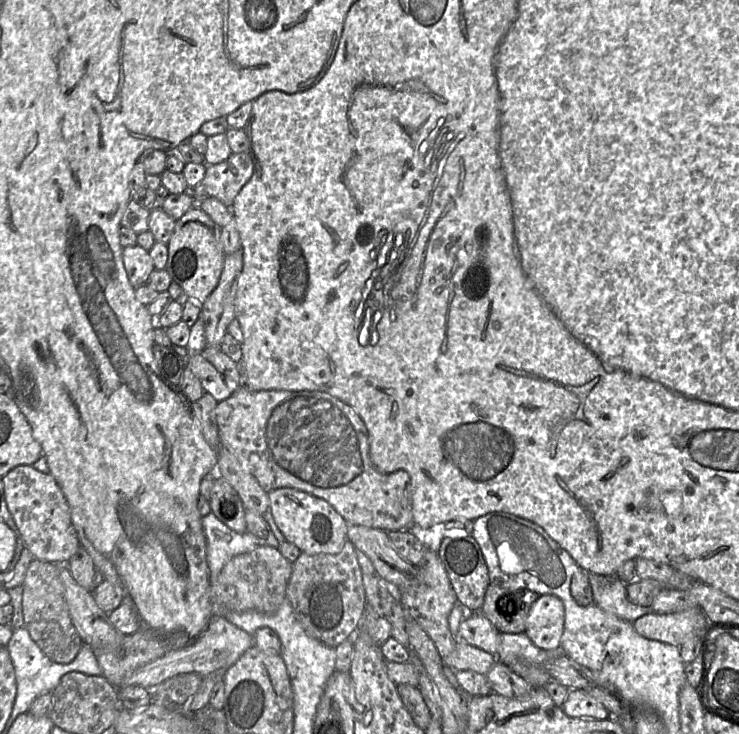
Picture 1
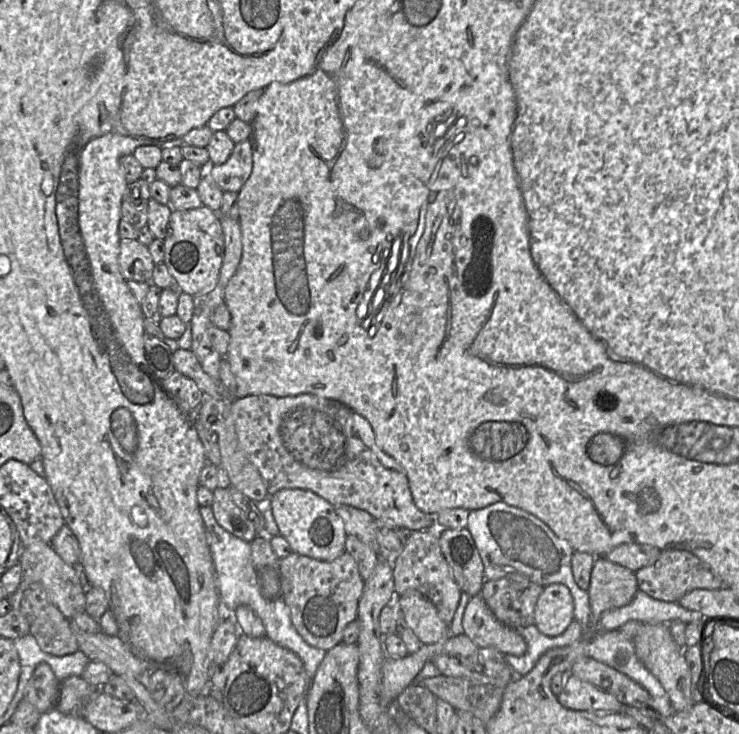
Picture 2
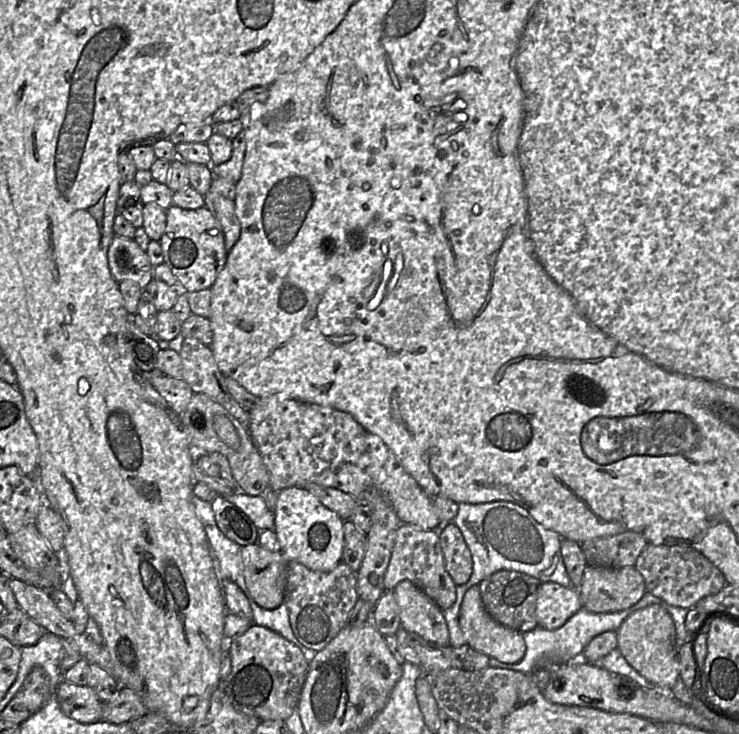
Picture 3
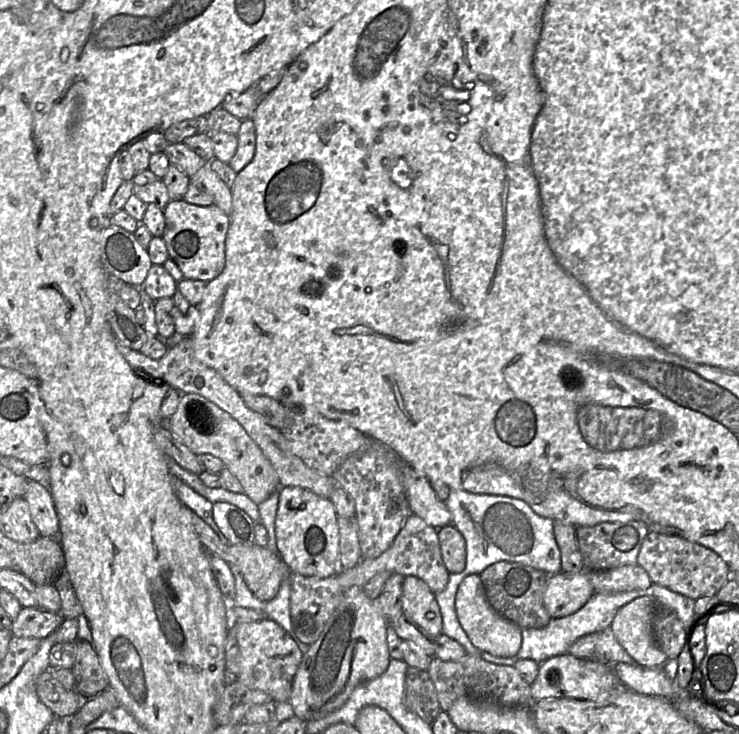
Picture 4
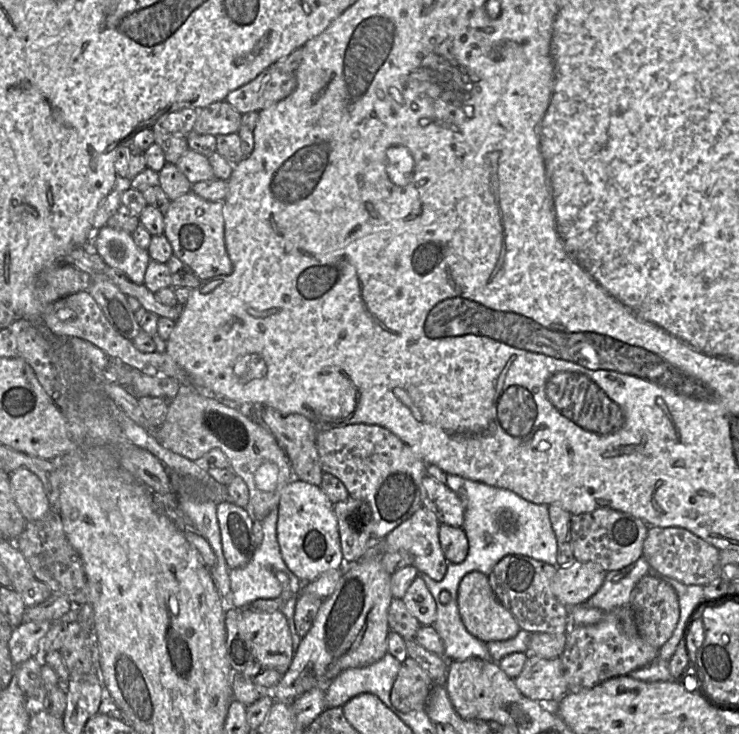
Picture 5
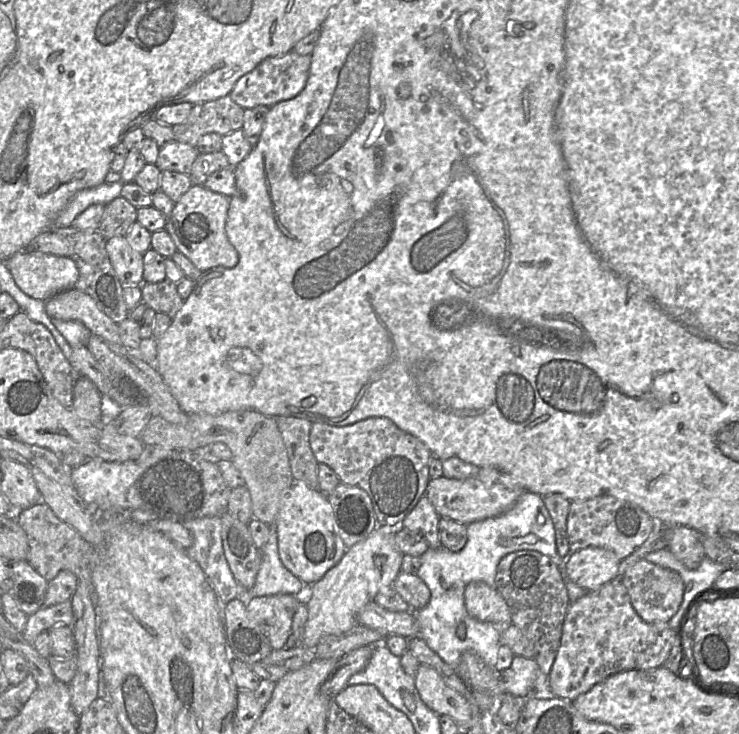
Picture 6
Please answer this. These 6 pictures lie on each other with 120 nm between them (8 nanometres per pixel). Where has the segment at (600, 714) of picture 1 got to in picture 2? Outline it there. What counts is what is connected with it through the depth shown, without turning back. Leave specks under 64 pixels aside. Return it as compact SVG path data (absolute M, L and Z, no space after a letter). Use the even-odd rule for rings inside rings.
M570 673L567 674L565 686L557 699L563 707L575 711L618 713L626 706L615 696Z

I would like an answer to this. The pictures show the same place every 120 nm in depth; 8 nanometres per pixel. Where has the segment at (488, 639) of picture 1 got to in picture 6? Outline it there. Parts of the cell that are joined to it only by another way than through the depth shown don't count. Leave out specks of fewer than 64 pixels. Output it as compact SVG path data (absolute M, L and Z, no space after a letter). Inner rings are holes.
M469 582L464 588L463 598L470 617L497 626L511 623L511 612L505 600L495 588L485 582Z

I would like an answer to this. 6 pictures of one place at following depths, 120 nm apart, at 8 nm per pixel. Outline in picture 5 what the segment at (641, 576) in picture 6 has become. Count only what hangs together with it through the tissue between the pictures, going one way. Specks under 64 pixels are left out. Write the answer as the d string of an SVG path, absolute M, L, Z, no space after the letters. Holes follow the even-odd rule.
M647 573L635 585L629 603L638 634L651 646L660 650L672 636L679 619L679 602L675 589L655 573Z

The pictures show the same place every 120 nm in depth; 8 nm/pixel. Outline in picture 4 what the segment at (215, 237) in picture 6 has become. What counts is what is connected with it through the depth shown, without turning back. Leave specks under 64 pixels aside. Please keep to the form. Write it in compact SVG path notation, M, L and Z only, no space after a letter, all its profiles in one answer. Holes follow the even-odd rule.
M181 199L170 200L163 209L165 229L162 235L169 258L180 268L184 278L209 282L225 267L225 241L230 225L229 216L215 204L198 206Z

